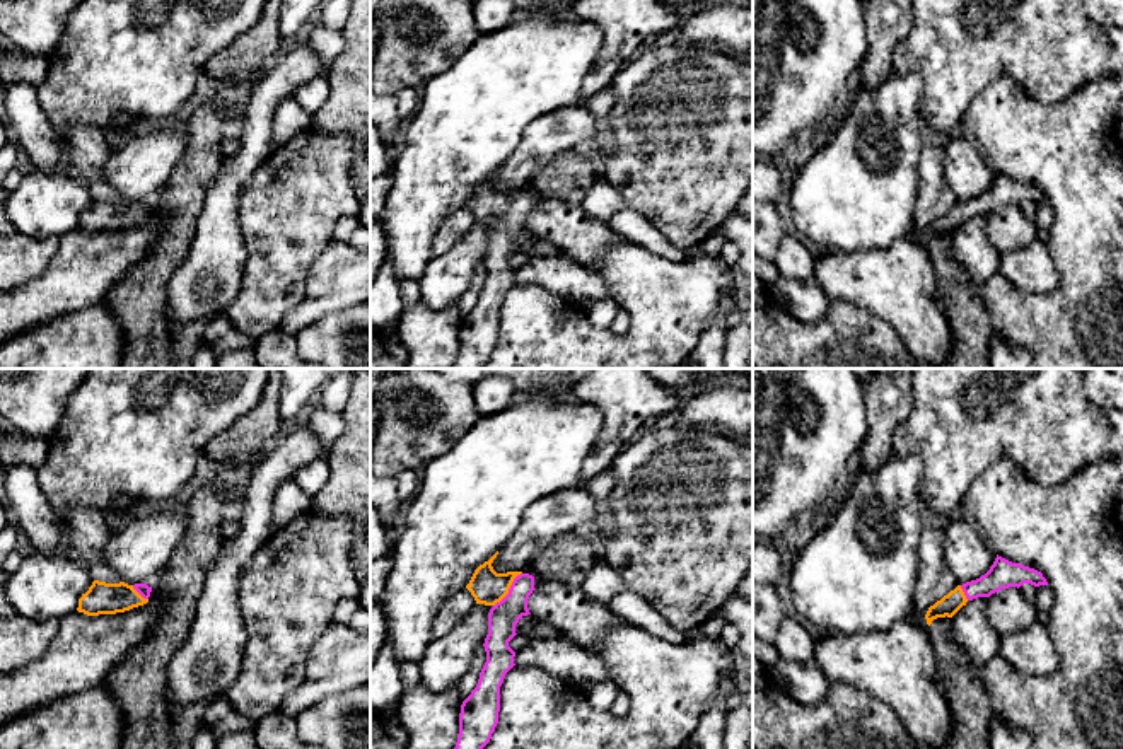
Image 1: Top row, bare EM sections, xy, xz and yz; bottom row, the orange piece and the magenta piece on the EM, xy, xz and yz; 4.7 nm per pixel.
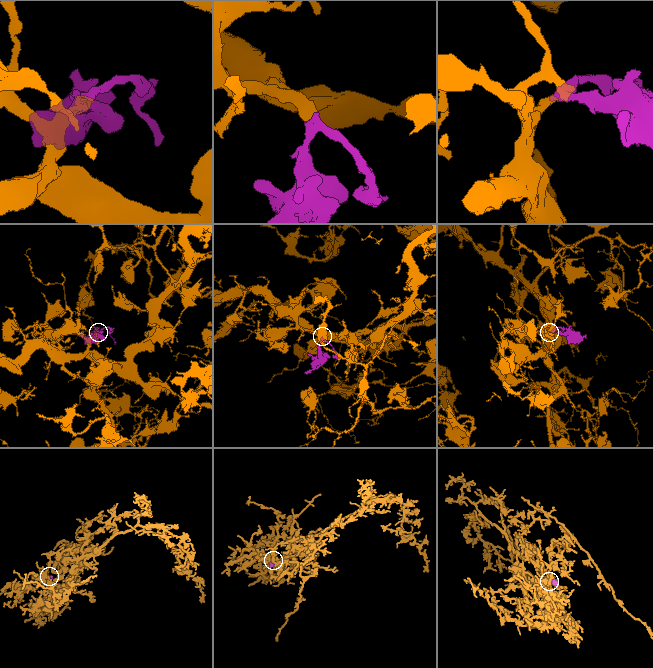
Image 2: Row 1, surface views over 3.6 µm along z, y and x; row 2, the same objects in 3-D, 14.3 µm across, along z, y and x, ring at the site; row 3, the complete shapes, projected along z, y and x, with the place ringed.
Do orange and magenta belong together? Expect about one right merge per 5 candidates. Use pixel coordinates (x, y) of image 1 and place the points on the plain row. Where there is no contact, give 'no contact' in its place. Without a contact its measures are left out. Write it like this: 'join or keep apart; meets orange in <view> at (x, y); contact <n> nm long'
join; meets orange in xz at (509, 205); contact 220 nm long

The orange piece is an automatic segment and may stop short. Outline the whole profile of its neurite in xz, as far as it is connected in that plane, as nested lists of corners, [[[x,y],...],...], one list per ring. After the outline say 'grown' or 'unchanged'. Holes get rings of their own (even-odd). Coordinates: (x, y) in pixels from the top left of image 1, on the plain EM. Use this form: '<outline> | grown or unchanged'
[[[498,169],[480,183],[466,206],[476,222],[490,224],[488,253],[485,256],[486,280],[471,312],[463,319],[459,351],[454,369],[481,369],[498,341],[500,304],[515,283],[515,270],[509,259],[517,253],[515,242],[531,232],[527,217],[534,208],[534,195],[522,189],[497,191],[492,184]]] | grown

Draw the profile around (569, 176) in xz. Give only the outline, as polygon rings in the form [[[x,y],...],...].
[[[575,150],[556,155],[548,165],[532,174],[527,191],[538,198],[580,205],[601,174],[594,164]]]

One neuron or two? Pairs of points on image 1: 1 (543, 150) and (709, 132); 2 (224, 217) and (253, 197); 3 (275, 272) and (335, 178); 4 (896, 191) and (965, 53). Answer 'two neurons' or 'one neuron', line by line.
1: one neuron
2: two neurons
3: one neuron
4: two neurons

